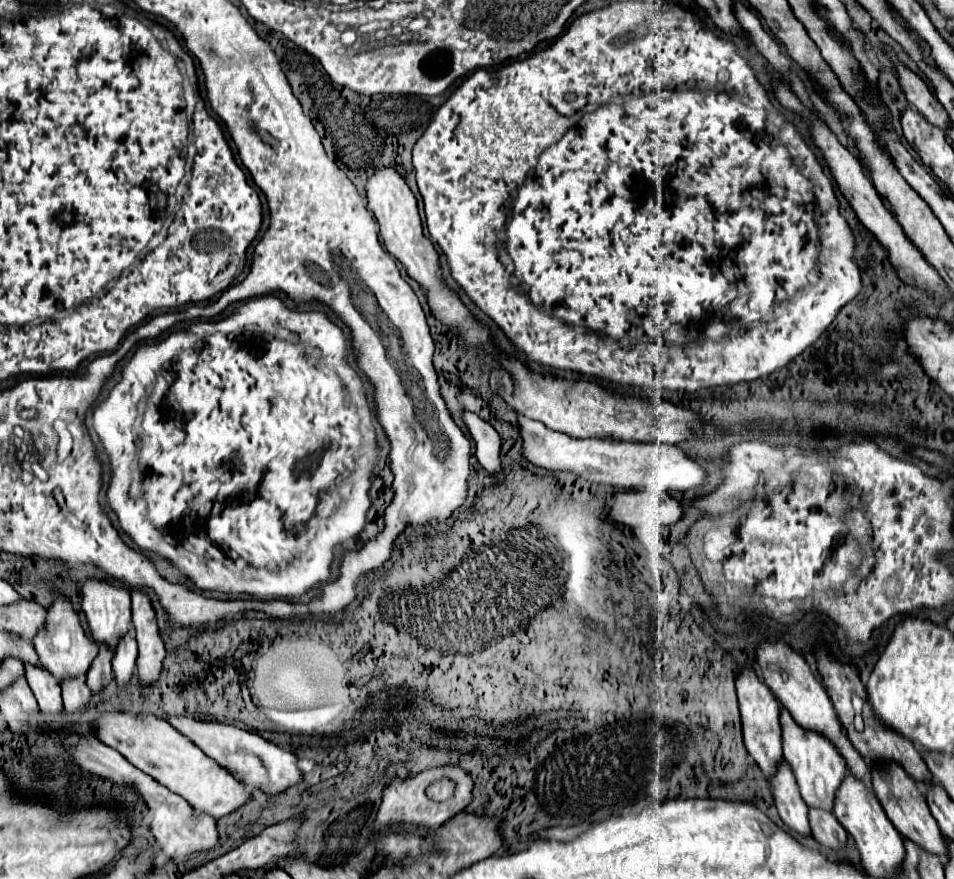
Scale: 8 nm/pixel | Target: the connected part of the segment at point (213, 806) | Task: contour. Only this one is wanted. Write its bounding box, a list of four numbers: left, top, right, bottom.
[95,712,251,818]

